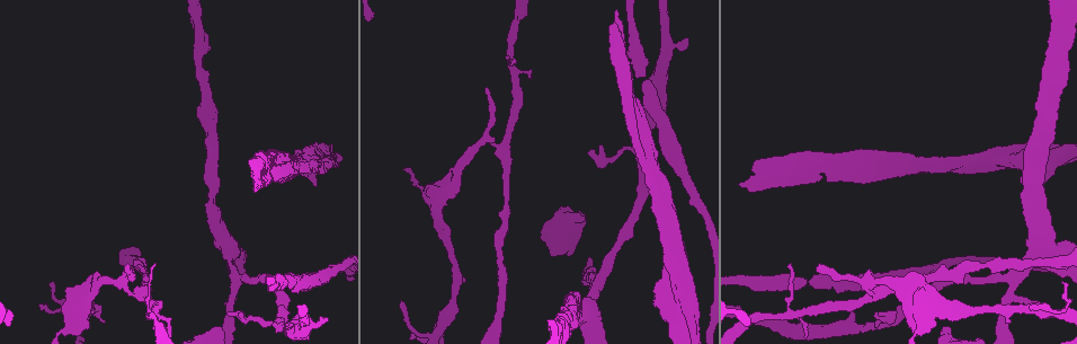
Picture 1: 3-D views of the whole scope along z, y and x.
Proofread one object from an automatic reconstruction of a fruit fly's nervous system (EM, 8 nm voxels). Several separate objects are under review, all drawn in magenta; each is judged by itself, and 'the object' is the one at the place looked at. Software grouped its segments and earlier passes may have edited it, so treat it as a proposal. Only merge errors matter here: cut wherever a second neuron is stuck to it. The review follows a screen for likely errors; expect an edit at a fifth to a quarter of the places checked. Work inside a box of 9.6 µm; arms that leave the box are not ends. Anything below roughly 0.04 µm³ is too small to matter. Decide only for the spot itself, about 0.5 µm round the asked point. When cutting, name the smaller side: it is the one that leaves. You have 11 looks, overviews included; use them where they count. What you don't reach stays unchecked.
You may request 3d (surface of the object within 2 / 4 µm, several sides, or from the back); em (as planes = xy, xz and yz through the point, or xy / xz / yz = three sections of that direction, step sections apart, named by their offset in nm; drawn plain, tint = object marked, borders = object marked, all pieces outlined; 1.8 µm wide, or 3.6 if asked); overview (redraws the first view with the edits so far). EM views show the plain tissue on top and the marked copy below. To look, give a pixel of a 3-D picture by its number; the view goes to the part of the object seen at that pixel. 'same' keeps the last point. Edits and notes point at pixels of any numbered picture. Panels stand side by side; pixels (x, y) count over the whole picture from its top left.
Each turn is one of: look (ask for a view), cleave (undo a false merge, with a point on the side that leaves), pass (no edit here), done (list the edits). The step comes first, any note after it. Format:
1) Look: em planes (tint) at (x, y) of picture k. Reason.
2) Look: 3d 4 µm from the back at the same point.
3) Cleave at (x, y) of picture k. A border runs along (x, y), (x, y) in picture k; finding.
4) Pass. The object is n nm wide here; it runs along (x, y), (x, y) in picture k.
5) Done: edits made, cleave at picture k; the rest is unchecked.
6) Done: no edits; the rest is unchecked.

Look: 3d 4 µm at (804, 286) of picture 1. Narrows sharply.

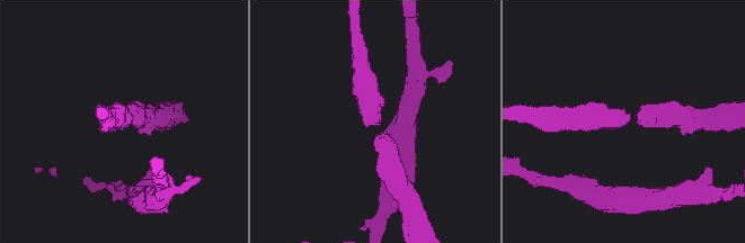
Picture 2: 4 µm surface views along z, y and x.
Look: em planes (tint) at (626, 121) of picture 2. The arms are 340, 380 nm wide.

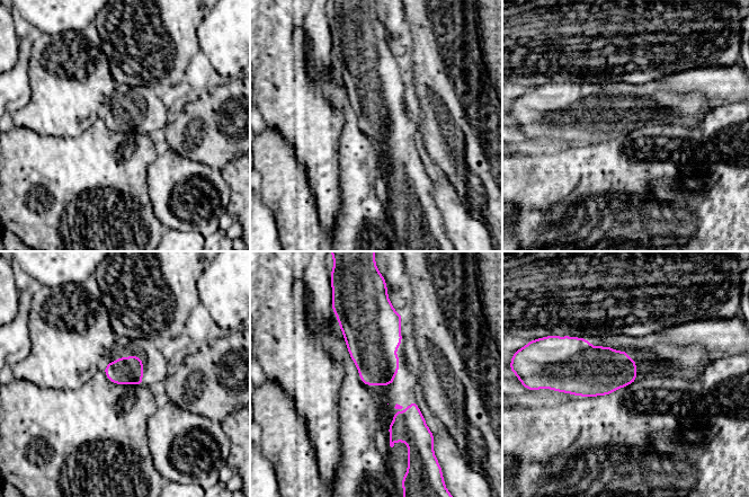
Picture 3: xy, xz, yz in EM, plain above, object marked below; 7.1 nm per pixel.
Pass. All the same neuron.

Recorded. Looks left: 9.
Look: em planes (tint) at (663, 14) of picture 1. Narrows sharply.

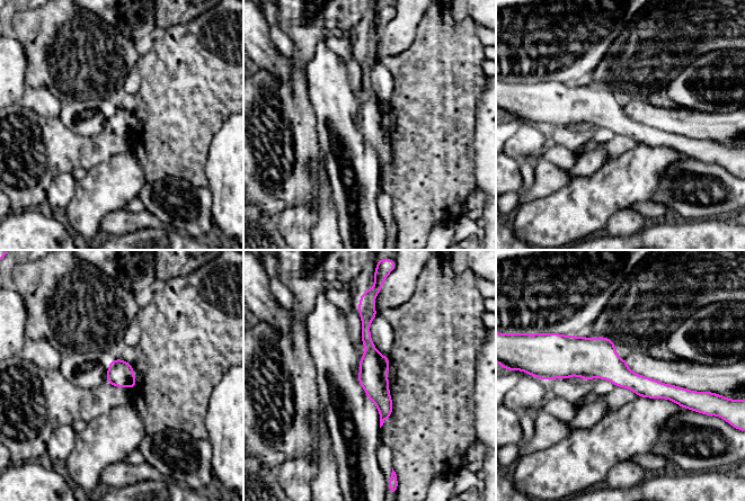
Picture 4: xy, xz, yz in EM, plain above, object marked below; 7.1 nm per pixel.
Pass. The object is 190 nm wide here; it runs along (555, 370), (688, 393) in picture 4; all the same neuron.

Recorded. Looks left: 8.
Look: 3d 2 µm at (437, 204) of picture 1. Touches itself.

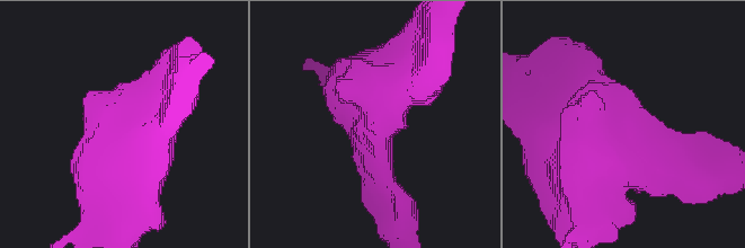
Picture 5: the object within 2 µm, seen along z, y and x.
Look: em xy step 4 (tint) at (634, 146) of picture 5. Now the EM.

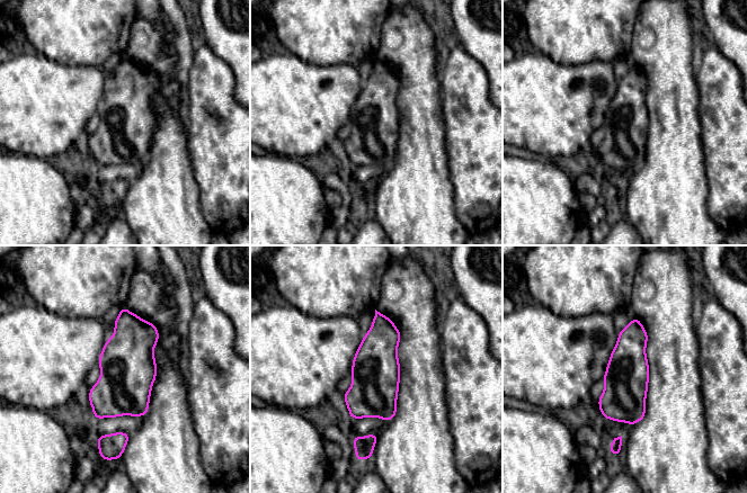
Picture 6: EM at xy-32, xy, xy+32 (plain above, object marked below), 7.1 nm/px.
Pass. Continuous, no second neuron.

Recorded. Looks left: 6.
Look: 3d 4 µm at (257, 172) of picture 1. Calibre changes.

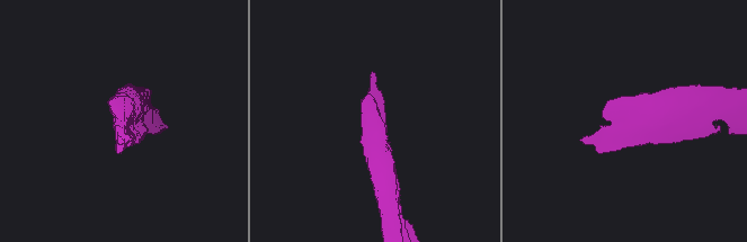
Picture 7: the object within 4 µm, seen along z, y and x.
Look: em xz step 8 (tint) at (630, 115) of picture 7.

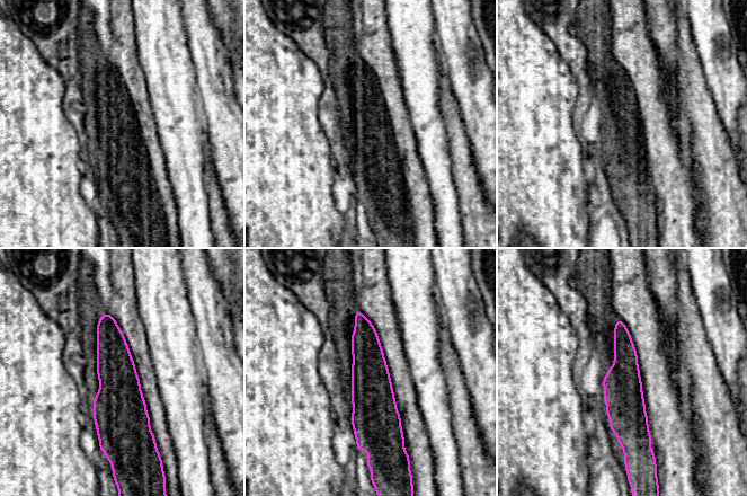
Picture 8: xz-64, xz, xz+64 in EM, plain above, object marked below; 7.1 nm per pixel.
Pass. The object is 280 nm wide here; it runs along (358, 313), (366, 347), (365, 442) in picture 8; one neuron here.

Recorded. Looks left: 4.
Done: no edits; the rest is unchecked.

